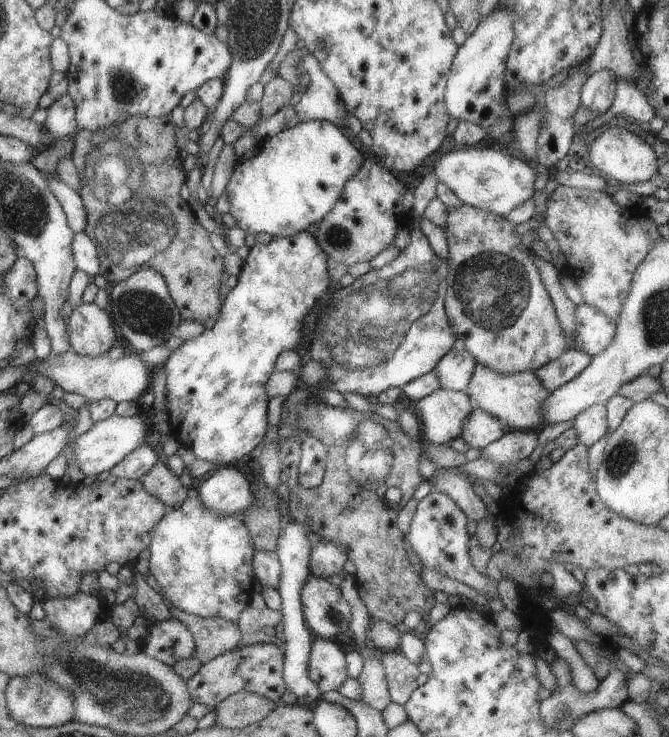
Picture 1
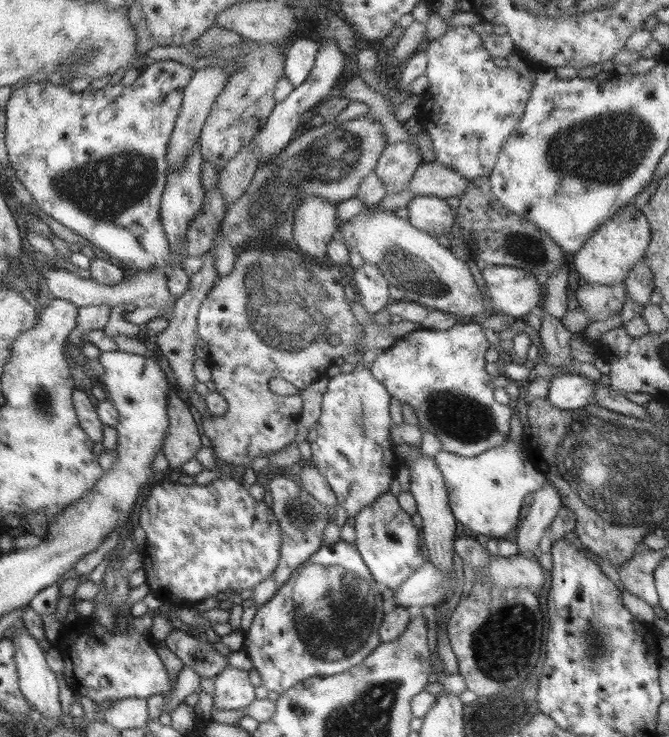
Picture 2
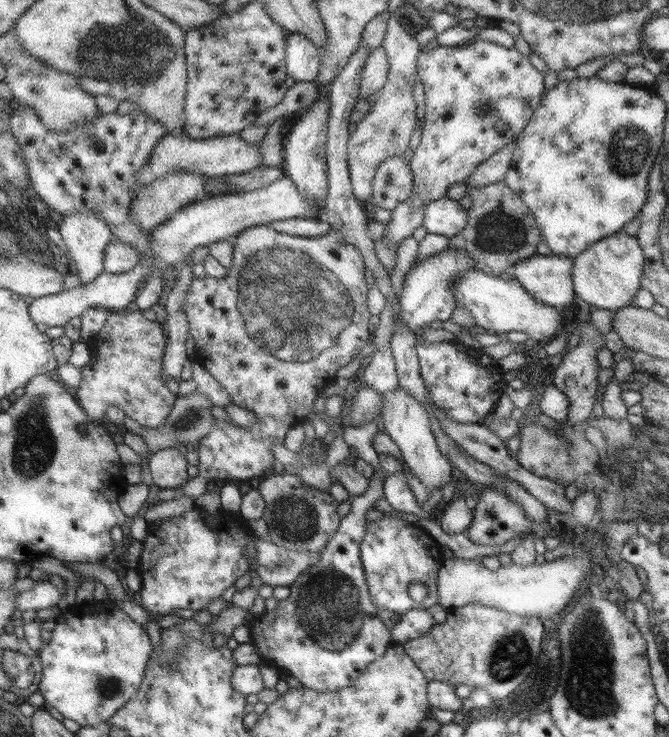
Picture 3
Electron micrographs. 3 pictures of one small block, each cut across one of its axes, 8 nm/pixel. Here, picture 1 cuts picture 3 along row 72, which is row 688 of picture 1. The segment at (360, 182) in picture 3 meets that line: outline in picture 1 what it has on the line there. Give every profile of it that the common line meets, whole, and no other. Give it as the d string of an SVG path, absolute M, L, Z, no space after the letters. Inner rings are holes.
M375 649L372 656L382 664L390 702L404 705L409 695L418 687L415 683L415 678L420 674L417 665L409 662L399 650Z

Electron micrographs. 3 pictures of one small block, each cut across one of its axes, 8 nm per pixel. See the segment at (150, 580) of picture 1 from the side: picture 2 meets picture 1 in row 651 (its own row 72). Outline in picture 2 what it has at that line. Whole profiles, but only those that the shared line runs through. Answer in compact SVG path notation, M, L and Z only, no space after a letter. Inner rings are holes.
M206 66L198 69L191 75L190 80L183 90L182 103L167 142L167 152L165 152L165 161L167 161L166 172L177 169L179 163L189 153L193 141L199 136L200 130L203 124L205 124L205 119L209 114L209 110L211 110L213 100L217 98L217 94L223 91L227 83L227 76L229 76L229 73L225 71L225 68L219 66Z

